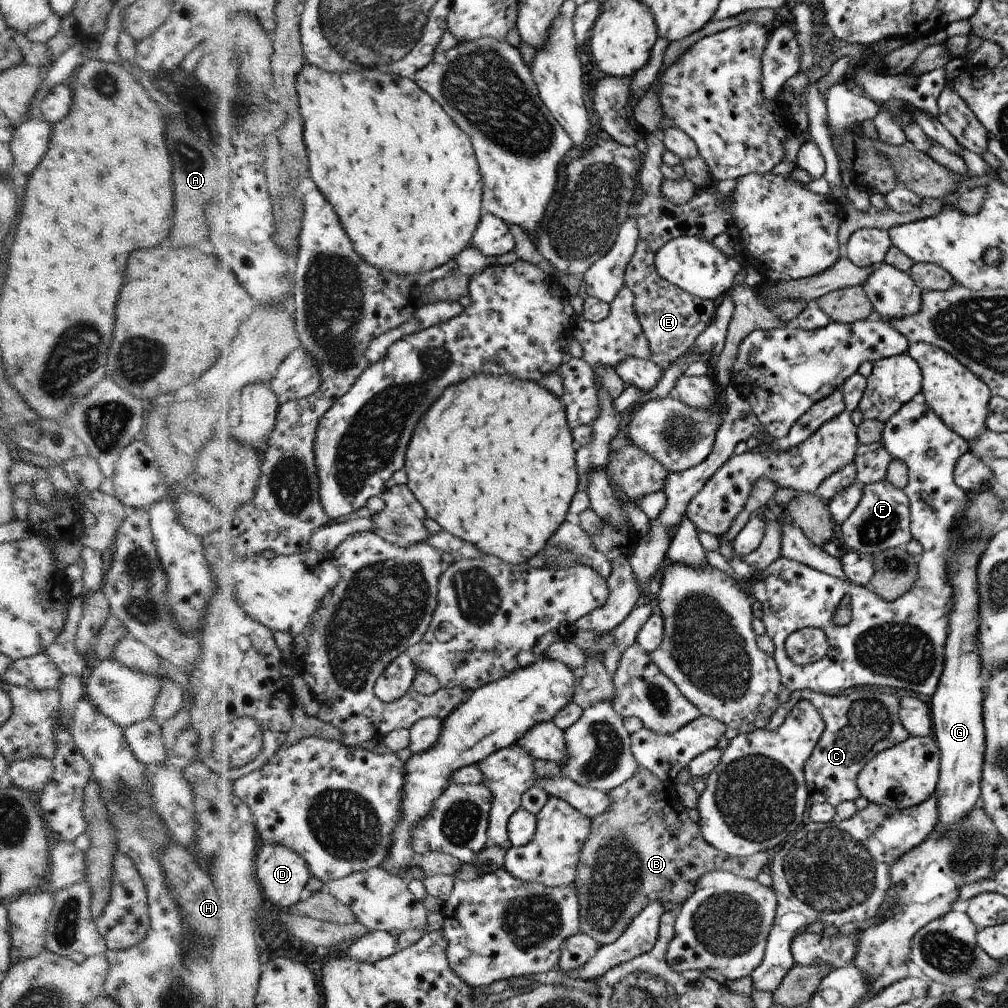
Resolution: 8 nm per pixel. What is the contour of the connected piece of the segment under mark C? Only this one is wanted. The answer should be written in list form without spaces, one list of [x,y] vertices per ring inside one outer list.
[[[812,690],[794,691],[790,696],[790,700],[779,706],[776,714],[772,716],[771,722],[766,729],[775,730],[779,728],[786,721],[788,713],[792,712],[797,706],[798,702],[810,702],[814,709],[820,714],[822,718],[824,729],[820,741],[816,744],[815,751],[811,755],[810,761],[807,763],[807,784],[808,789],[812,792],[811,800],[813,803],[827,803],[836,807],[843,804],[845,801],[856,801],[862,796],[861,791],[857,786],[858,774],[864,769],[870,760],[874,759],[880,752],[885,749],[893,748],[899,745],[900,742],[907,740],[910,734],[906,728],[900,723],[898,698],[893,694],[886,694],[886,692],[878,692],[878,690],[851,690],[844,692],[842,695],[826,695]]]

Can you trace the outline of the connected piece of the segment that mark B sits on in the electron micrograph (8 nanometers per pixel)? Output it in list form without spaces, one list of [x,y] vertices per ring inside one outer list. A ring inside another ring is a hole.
[[[639,766],[637,774],[630,781],[609,792],[613,806],[605,814],[592,819],[592,834],[581,853],[577,880],[573,886],[577,888],[581,902],[580,932],[590,935],[599,947],[616,942],[632,920],[652,902],[684,905],[695,893],[700,878],[706,874],[727,870],[740,877],[756,879],[764,866],[770,865],[770,860],[774,859],[772,850],[749,858],[737,858],[711,846],[703,838],[698,824],[689,818],[688,810],[680,803],[676,793],[677,788],[672,780],[661,782],[650,771]]]

